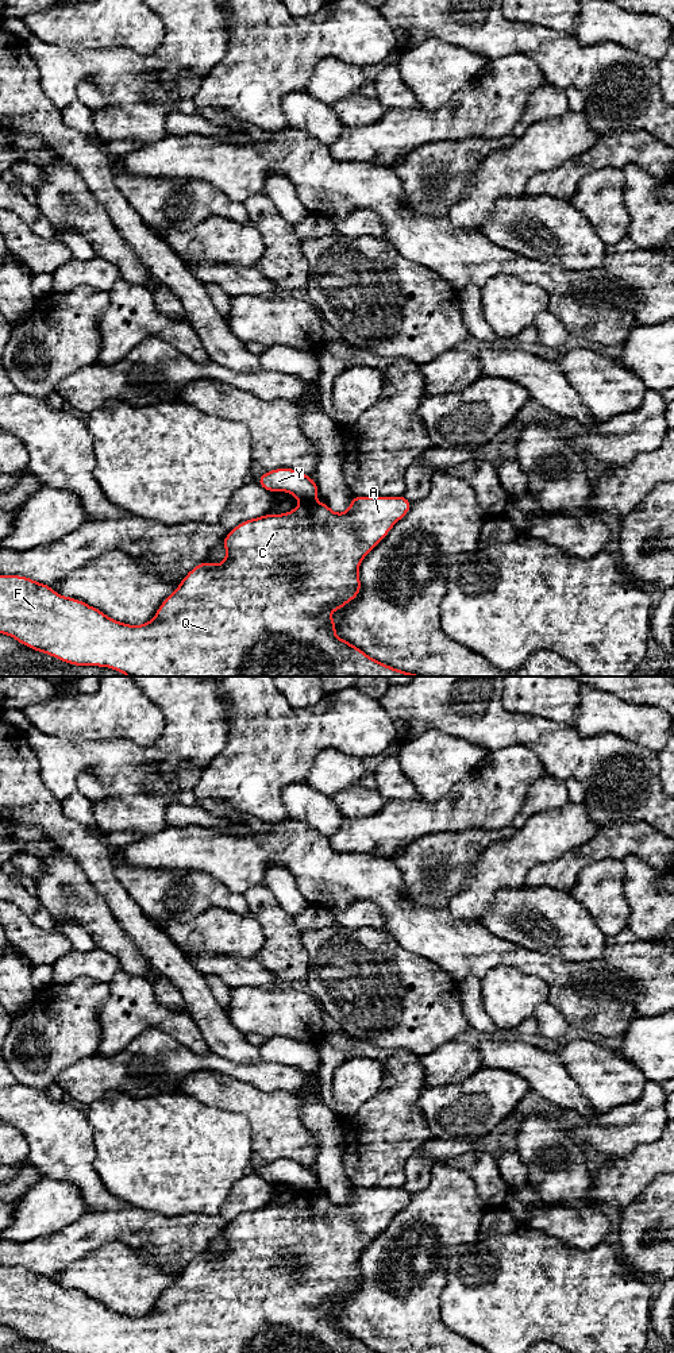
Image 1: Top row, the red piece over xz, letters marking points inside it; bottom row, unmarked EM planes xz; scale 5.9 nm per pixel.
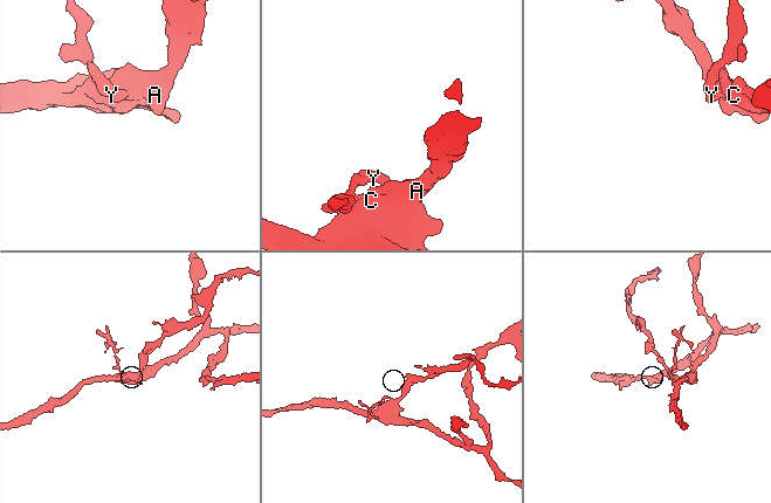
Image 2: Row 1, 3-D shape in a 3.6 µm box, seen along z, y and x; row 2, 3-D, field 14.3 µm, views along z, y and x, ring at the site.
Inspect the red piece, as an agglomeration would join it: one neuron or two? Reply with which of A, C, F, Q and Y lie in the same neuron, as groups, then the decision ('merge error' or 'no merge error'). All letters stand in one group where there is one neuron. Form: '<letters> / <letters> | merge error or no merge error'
A C F Q / Y | merge error

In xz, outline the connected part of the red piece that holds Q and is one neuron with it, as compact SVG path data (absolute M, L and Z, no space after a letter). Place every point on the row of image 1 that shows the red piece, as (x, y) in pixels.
M354 496L346 513L335 513L326 502L308 501L301 502L288 513L265 514L257 519L246 520L238 524L222 541L227 551L226 559L219 564L208 562L199 563L180 582L158 608L153 620L142 625L128 625L105 616L97 608L86 605L84 601L59 595L51 586L35 582L22 575L0 574L0 633L8 635L30 647L34 651L47 654L65 663L74 666L99 666L113 668L127 676L424 676L396 670L357 648L347 640L335 635L336 621L328 614L342 609L350 601L358 597L362 587L358 570L365 556L377 547L389 533L393 525L400 521L411 509L412 502L404 496L397 497L359 497Z

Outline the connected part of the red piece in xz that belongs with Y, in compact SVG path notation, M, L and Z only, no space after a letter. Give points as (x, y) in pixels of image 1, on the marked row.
M280 467L262 474L258 485L269 493L286 492L301 502L313 501L319 496L319 489L311 477L286 467Z

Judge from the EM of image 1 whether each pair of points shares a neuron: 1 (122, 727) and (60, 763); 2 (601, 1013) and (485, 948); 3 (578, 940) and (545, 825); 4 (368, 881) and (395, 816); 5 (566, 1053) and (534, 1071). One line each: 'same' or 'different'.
1: different
2: same
3: different
4: different
5: different

